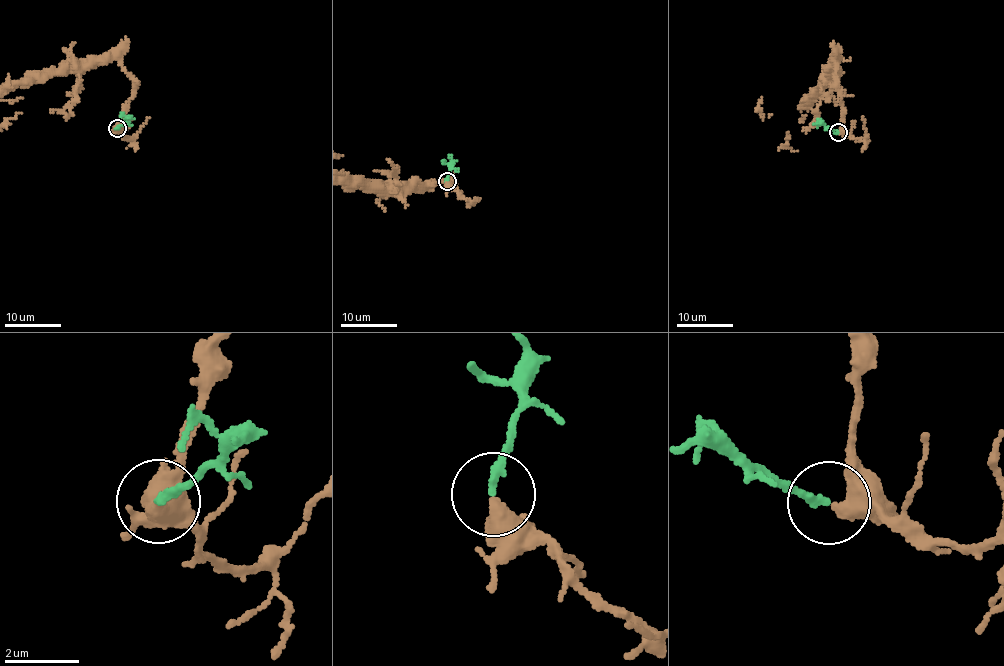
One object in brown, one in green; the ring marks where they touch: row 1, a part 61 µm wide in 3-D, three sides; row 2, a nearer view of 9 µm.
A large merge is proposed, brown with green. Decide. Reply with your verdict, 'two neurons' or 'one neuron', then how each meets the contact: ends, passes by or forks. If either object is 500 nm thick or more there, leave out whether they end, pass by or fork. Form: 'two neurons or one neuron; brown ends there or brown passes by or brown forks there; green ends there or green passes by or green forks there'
one neuron

